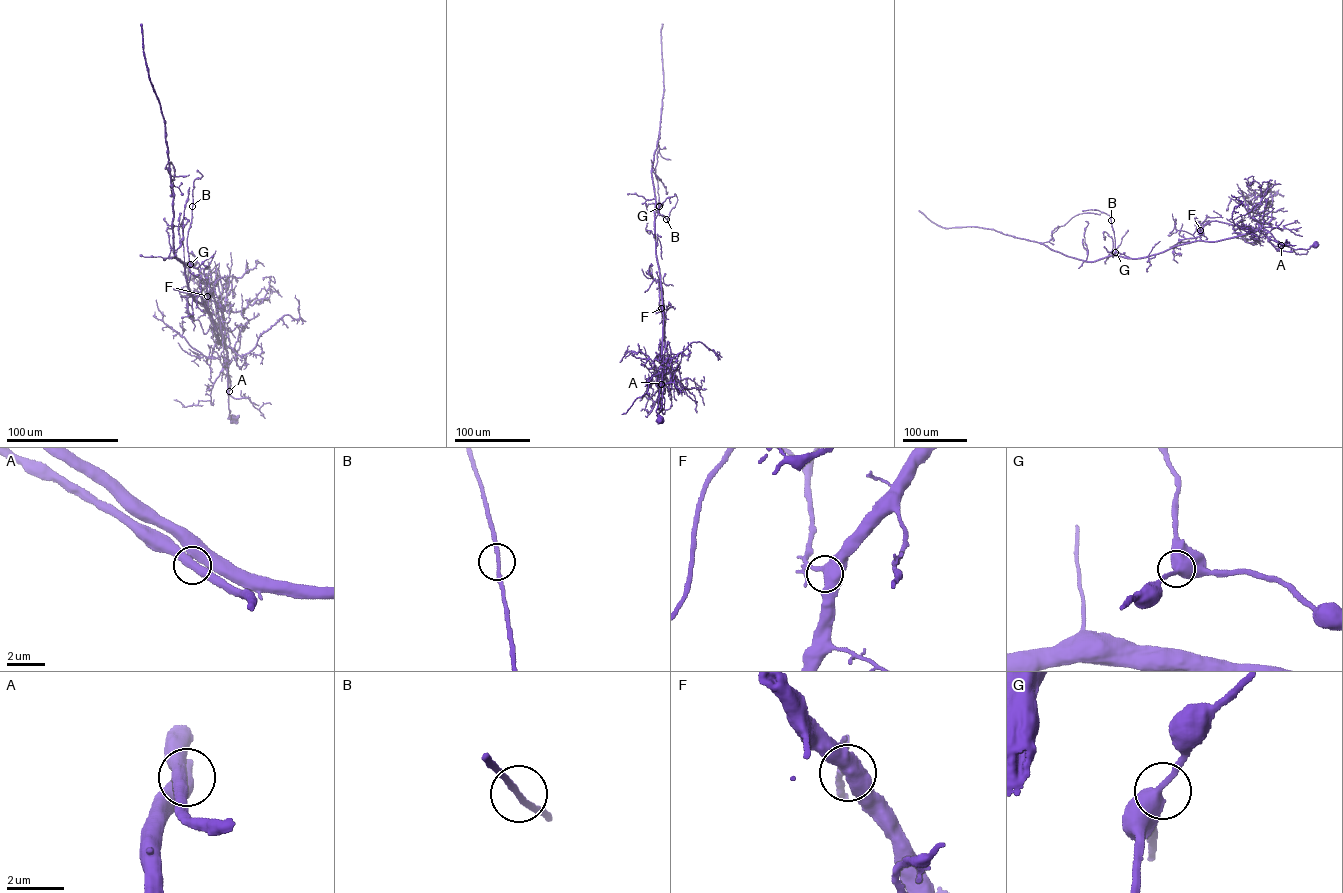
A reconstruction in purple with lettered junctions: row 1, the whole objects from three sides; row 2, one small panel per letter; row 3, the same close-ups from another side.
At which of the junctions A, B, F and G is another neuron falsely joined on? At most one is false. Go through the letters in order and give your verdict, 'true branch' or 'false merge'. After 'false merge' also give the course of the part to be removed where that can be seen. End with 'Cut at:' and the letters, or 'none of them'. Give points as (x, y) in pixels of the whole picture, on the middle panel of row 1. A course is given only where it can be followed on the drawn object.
A: true branch
B: true branch
F: true branch
G: true branch
Cut at: none of them

